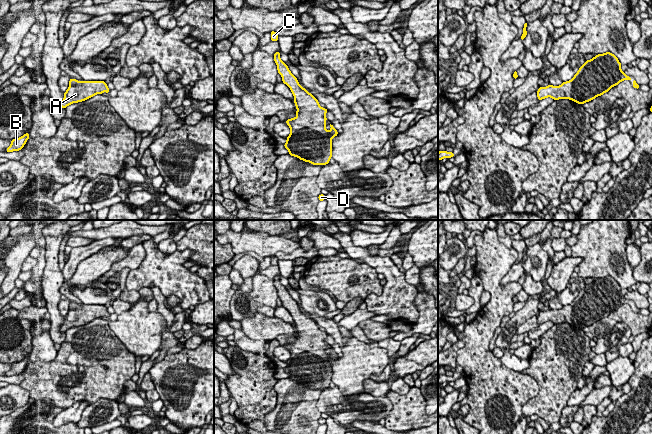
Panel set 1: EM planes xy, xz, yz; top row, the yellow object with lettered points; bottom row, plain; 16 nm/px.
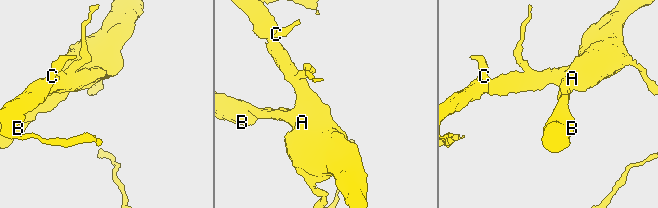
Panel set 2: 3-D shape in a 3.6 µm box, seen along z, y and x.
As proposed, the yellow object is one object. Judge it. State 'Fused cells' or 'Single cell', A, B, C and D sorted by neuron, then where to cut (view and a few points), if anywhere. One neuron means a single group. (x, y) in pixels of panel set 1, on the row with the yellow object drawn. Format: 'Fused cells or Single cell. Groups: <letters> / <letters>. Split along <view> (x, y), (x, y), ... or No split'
Single cell. Groups: A B C D. No split

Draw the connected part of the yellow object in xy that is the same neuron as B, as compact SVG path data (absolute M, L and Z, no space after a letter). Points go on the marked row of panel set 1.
M27 132L22 137L11 140L11 145L6 148L6 152L13 152L21 150L29 139L29 133Z

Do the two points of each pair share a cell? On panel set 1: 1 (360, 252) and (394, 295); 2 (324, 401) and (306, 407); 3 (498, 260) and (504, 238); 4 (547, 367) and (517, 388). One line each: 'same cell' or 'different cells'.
1: same cell
2: different cells
3: different cells
4: different cells

